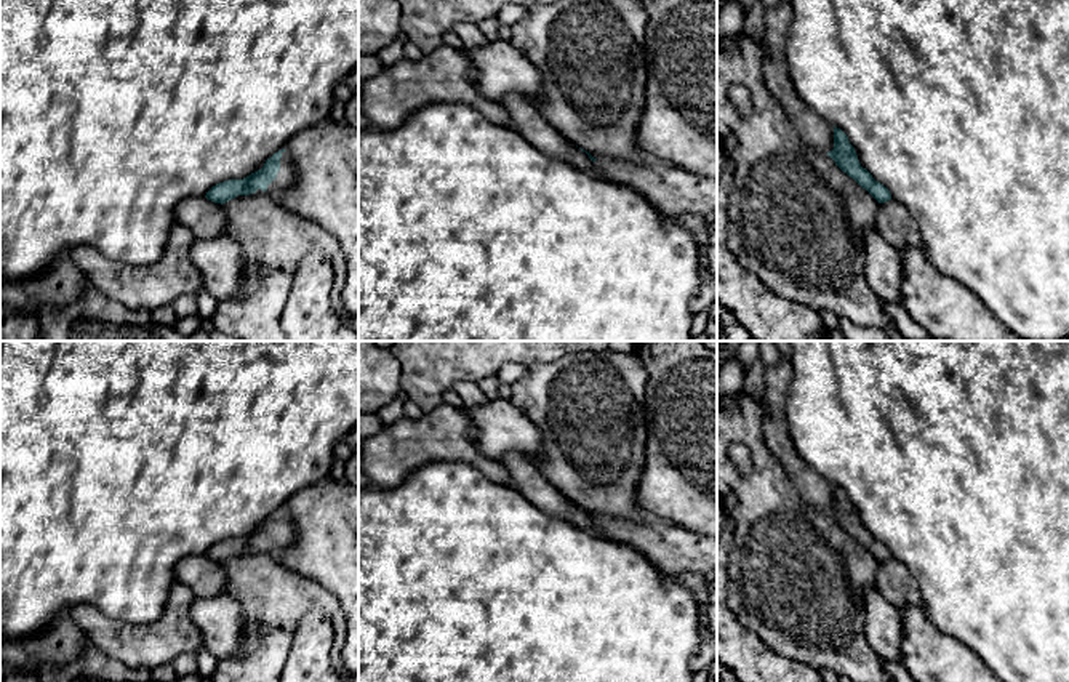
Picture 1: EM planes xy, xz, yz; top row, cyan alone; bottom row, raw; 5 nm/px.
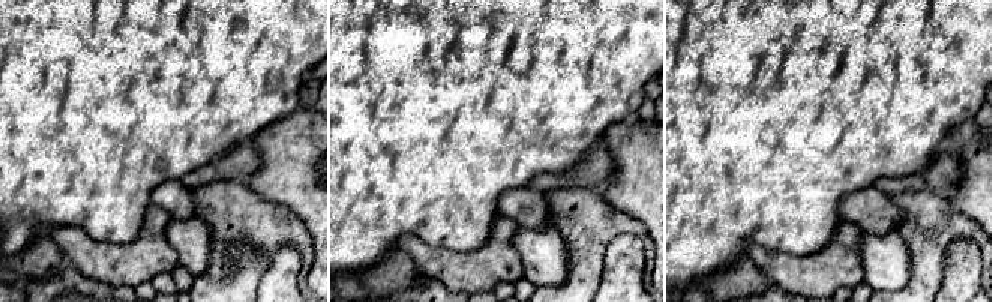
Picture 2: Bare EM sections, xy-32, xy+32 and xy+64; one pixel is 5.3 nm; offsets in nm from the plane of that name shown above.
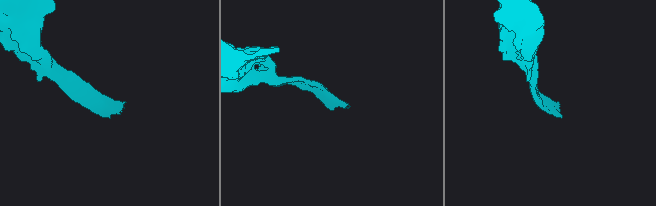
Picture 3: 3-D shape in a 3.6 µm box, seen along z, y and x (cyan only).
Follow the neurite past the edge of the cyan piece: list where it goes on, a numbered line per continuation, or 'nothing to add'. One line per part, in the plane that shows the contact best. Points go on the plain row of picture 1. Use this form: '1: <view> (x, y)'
1: xy (285, 535)

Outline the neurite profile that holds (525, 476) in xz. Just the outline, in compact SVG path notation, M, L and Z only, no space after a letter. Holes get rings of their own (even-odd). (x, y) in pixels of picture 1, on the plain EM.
M507 453L498 459L510 477L510 487L518 490L541 511L563 519L597 536L607 536L586 511L563 496L539 471L539 467L520 453Z

